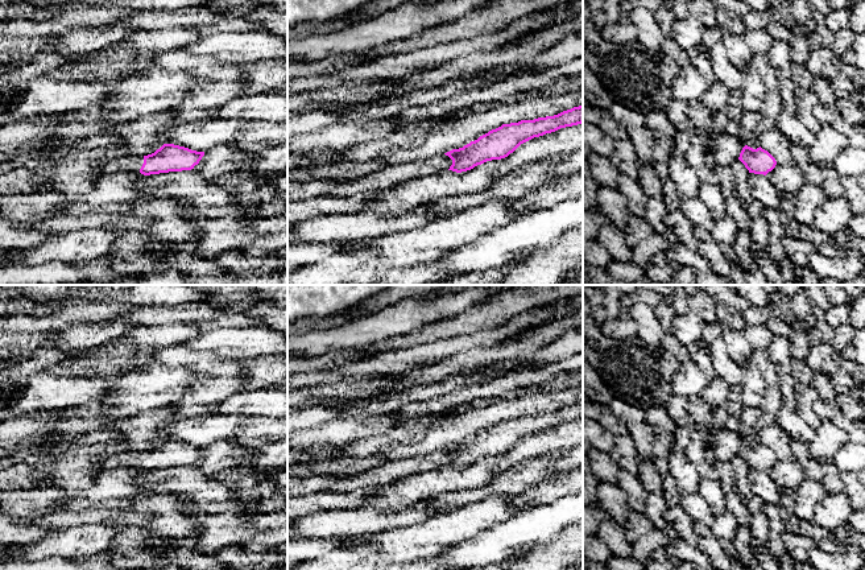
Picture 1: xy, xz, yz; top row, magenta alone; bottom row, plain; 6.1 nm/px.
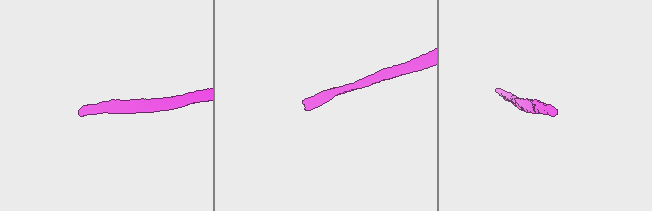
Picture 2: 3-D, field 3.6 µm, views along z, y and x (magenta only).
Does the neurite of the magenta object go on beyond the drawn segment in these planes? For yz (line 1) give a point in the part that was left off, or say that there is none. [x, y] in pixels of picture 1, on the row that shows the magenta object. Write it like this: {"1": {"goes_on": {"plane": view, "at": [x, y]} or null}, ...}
{"1": {"goes_on": null}}

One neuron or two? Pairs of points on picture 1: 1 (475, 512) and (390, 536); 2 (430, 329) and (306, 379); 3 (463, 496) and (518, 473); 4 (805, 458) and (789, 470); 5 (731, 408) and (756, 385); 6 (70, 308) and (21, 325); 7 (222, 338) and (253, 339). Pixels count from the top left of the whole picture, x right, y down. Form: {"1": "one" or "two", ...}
{"1": "one", "2": "two", "3": "one", "4": "two", "5": "one", "6": "one", "7": "one"}

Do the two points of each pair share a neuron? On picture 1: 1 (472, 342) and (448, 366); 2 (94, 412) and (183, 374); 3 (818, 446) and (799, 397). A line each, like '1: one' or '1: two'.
1: two
2: one
3: one

